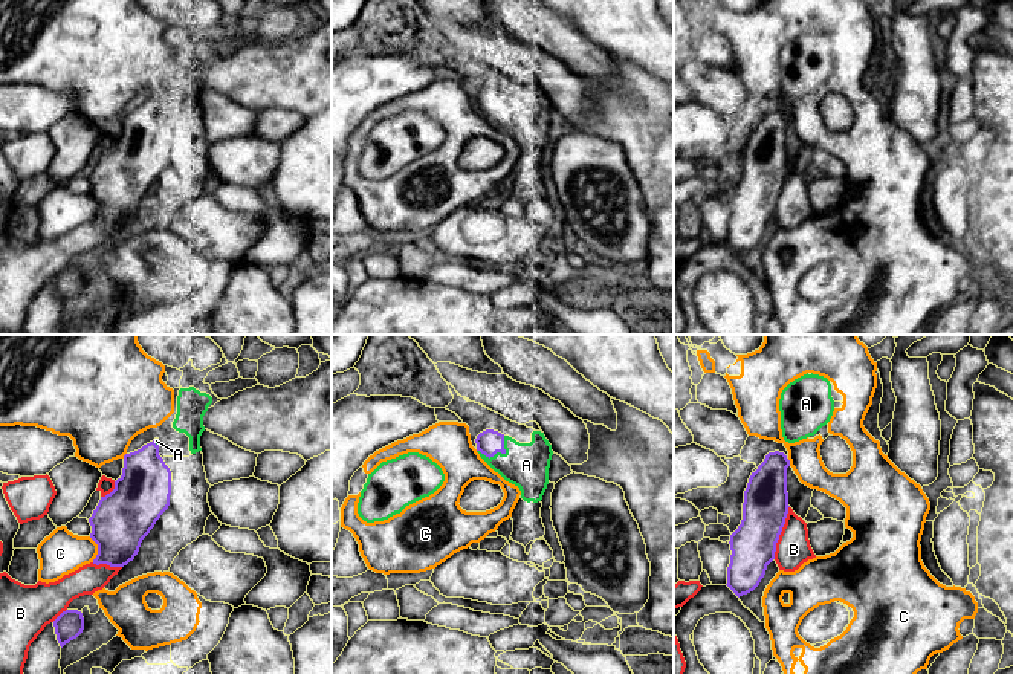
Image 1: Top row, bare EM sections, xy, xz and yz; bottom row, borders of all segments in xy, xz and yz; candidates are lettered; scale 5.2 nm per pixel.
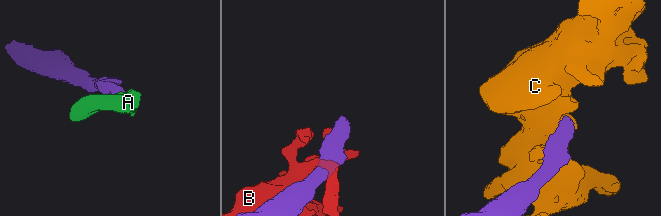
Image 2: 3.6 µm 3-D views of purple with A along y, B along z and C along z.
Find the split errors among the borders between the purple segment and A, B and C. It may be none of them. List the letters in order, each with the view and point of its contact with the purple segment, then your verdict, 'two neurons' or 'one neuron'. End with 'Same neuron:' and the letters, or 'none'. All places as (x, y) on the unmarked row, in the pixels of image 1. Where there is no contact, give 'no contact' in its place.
A: meets purple in xz at (498, 109); one neuron
B: meets purple in yz at (781, 188); two neurons
C: meets purple in xy at (98, 207); two neurons
Same neuron: A

